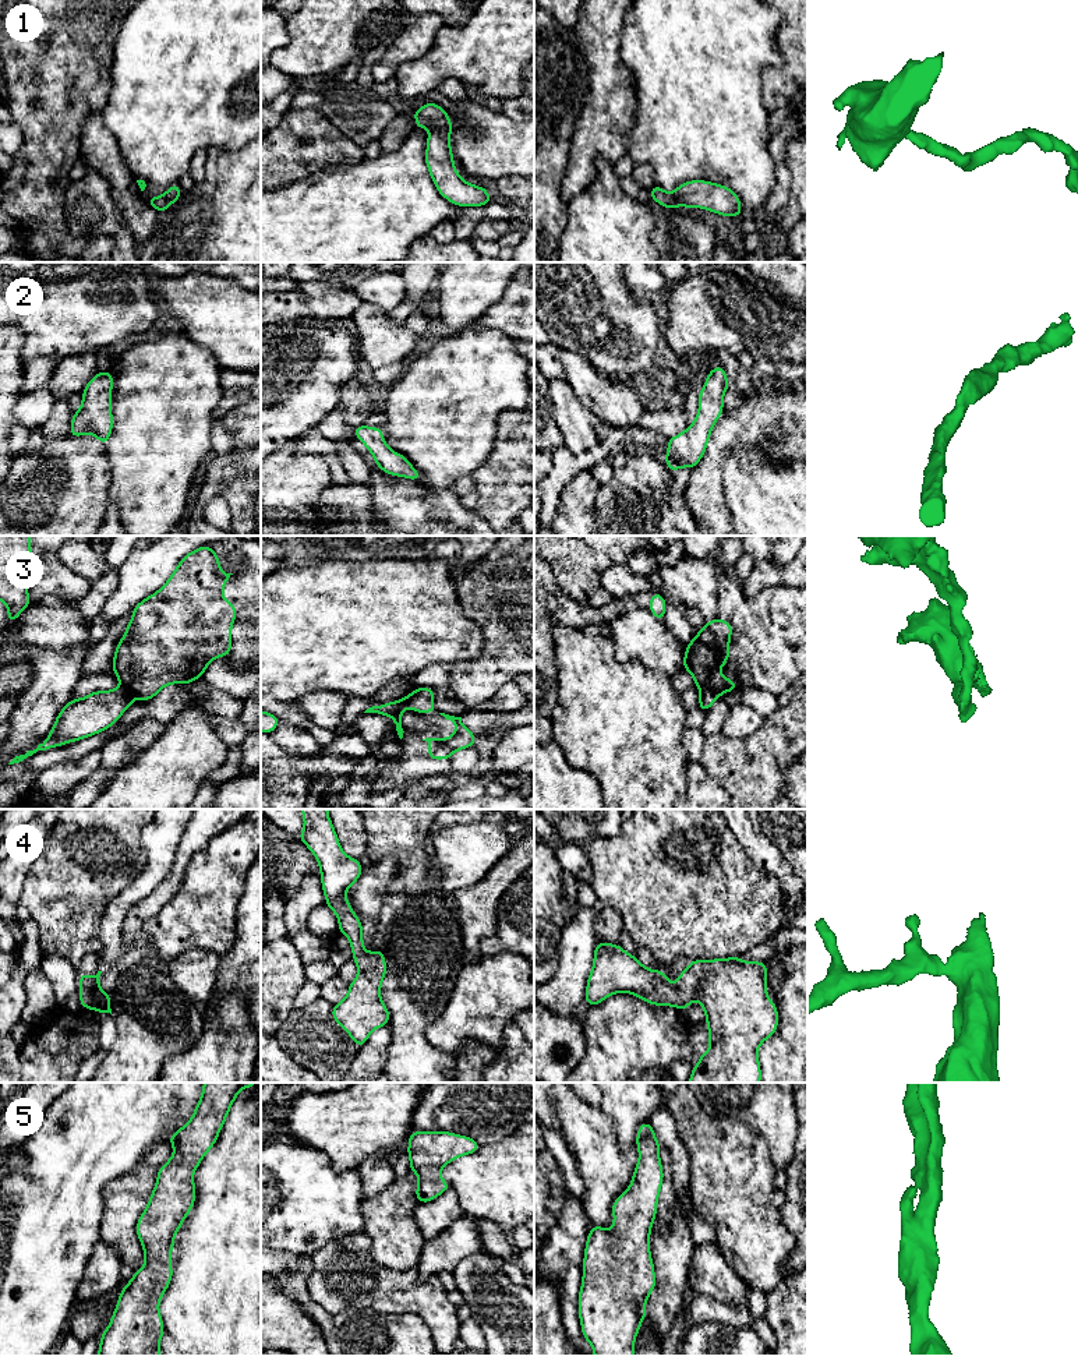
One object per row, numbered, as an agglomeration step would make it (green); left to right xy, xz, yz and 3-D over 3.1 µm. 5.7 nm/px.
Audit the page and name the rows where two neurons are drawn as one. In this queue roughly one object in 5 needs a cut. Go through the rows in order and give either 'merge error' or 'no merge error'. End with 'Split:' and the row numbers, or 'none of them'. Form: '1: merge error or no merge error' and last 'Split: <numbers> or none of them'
1: no merge error
2: no merge error
3: merge error
4: no merge error
5: no merge error
Split: 3

